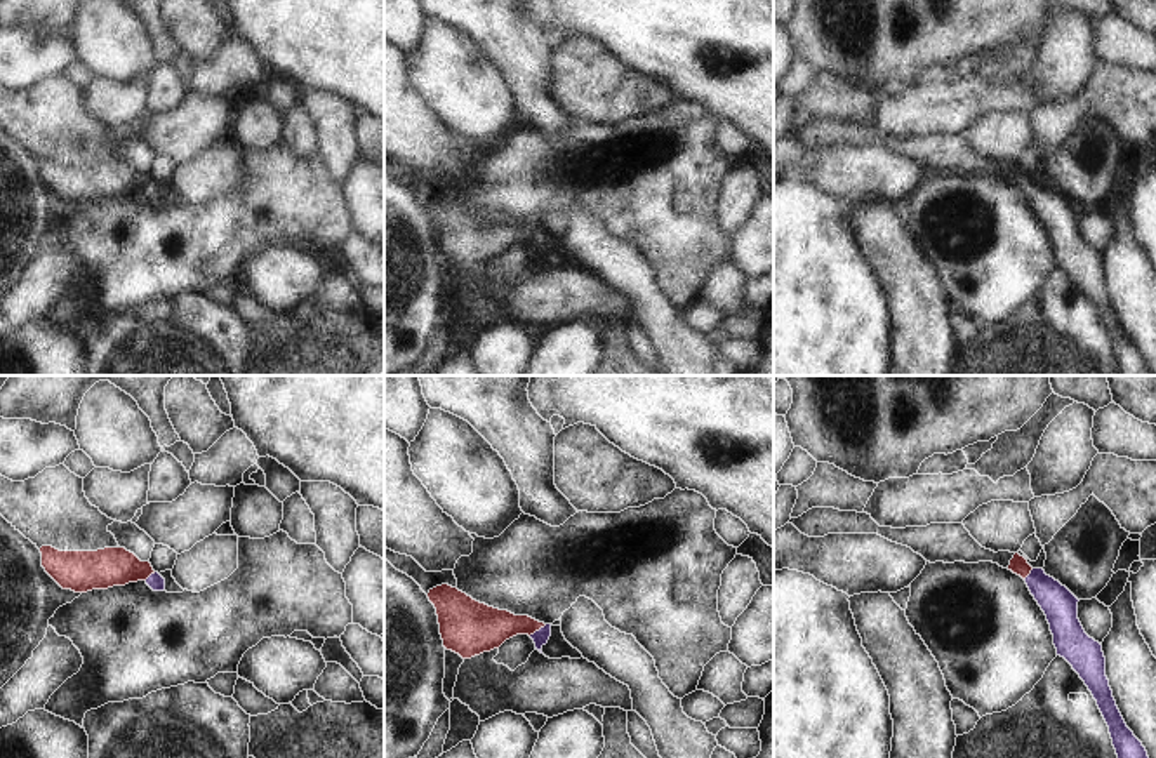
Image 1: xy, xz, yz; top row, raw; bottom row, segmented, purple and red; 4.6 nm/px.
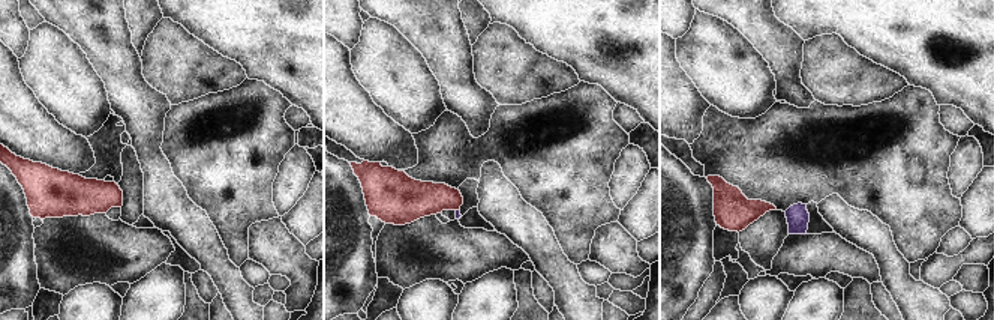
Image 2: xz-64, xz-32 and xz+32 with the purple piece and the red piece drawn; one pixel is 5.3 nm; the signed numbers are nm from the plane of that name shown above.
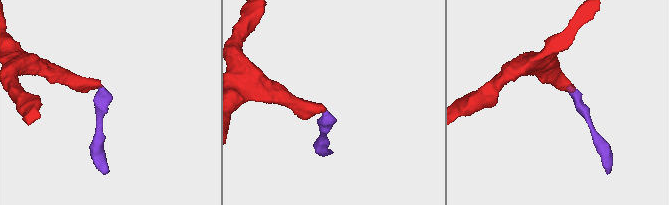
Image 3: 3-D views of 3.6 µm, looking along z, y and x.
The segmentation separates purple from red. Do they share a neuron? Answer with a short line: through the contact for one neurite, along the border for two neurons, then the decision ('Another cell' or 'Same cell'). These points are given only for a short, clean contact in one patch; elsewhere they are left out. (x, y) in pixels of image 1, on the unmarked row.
Line: xz (541, 247), (539, 240), (531, 237), (485, 239). Same cell.

